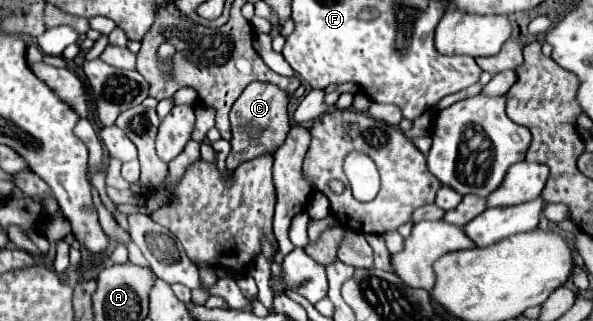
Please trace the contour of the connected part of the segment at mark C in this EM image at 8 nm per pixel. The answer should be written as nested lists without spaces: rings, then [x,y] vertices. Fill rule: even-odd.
[[[255,81],[247,85],[241,97],[231,109],[231,153],[227,155],[227,167],[235,170],[247,159],[253,159],[261,153],[274,153],[283,144],[290,130],[287,95],[277,85]]]

